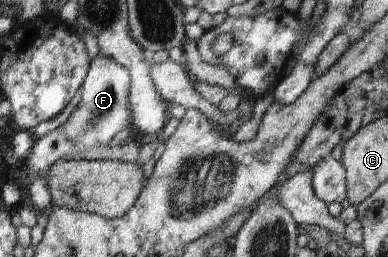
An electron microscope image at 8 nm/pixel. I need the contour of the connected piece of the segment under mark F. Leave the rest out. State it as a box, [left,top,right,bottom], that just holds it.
[22,51,131,212]

